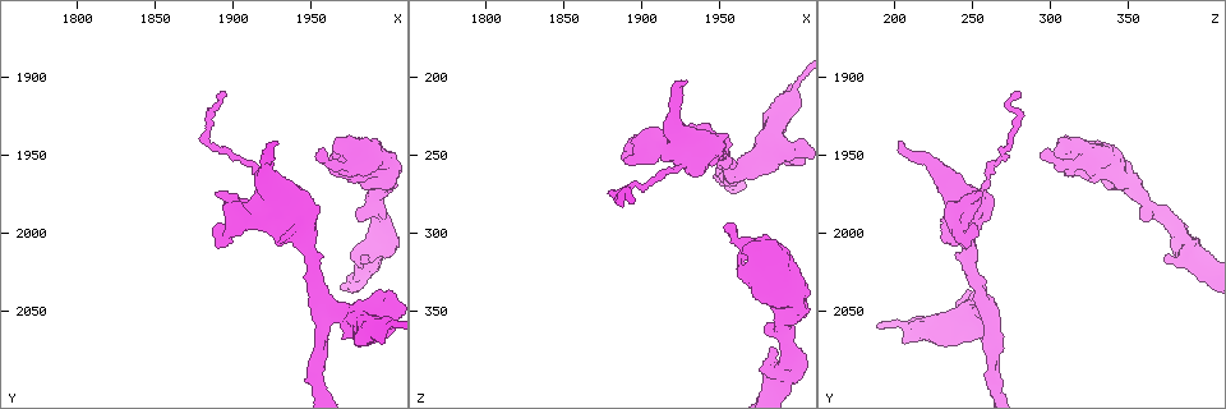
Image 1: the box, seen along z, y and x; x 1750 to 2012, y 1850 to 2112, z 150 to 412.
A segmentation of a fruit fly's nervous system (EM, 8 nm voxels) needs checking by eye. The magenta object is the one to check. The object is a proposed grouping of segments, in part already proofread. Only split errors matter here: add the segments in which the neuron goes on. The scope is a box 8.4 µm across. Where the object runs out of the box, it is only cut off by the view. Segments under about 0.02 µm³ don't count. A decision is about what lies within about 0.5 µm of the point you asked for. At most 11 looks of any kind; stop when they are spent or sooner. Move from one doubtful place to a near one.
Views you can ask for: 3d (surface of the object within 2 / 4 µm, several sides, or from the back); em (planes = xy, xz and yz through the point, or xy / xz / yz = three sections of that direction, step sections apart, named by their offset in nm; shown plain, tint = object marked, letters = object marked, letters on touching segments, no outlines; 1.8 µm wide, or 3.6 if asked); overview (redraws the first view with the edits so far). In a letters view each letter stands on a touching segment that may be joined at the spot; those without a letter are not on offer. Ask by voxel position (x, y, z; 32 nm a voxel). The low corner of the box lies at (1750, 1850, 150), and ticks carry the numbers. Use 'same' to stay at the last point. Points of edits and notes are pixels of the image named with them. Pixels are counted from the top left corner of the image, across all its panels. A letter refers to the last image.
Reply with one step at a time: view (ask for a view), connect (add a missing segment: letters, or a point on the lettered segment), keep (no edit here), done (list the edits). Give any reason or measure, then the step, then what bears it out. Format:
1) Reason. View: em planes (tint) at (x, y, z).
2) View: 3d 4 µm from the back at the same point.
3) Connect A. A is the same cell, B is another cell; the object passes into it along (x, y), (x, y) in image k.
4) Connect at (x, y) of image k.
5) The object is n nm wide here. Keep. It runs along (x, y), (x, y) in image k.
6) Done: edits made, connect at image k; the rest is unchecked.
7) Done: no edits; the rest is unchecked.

Thick turns thin. View: 3d 2 µm at (1990, 1970, 352).

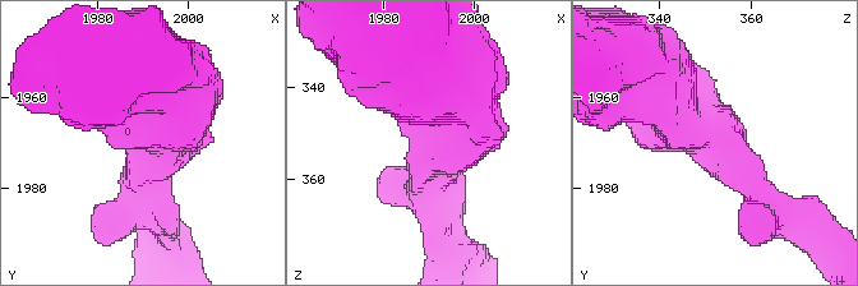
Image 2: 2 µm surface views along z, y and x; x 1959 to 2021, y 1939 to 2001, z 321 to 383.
View: em 3.6 µm xy step 4 (tint) at (1990, 1970, 352).

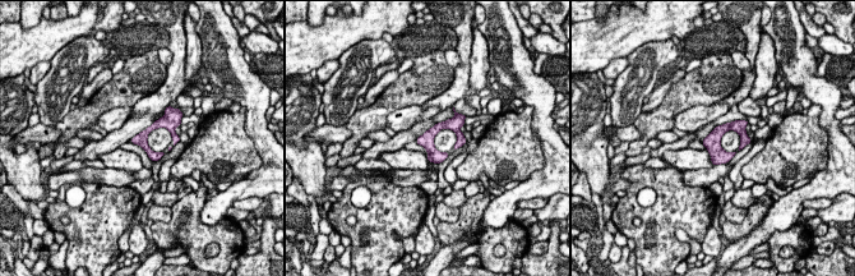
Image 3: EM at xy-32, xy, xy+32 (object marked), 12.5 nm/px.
View: em 3.6 µm xy step 4 (letters) at the same point.

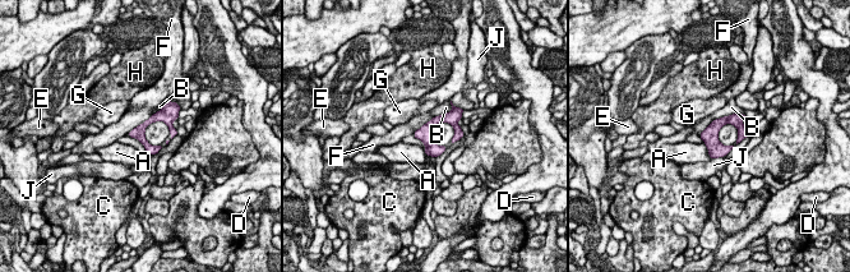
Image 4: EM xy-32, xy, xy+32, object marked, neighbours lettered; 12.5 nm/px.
The longest contact is with B, 650 nm. Keep. A, B, C, D, E, F, G, H and J are other cells; it runs along (740, 116), (712, 130), (712, 155) in image 4; no lettered segment goes on from it.

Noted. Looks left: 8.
Free end. View: 3d 2 µm at (1888, 1974, 252).

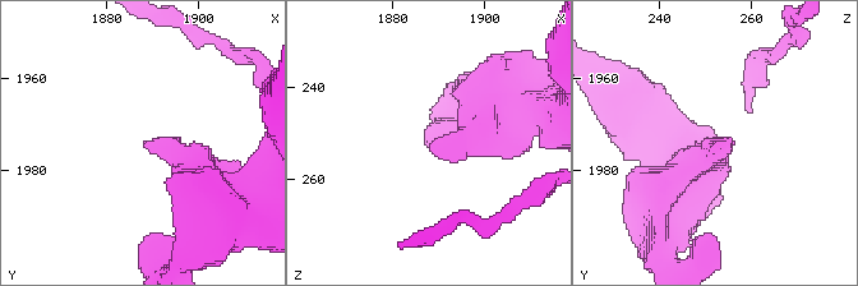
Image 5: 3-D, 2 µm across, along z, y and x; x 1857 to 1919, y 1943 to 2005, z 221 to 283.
Need the tissue. View: em planes (tint) at (1889, 1974, 253).

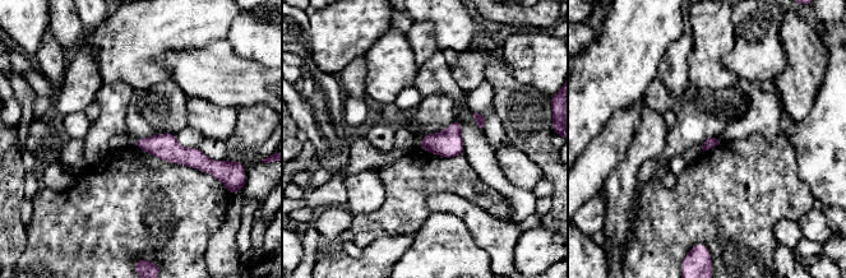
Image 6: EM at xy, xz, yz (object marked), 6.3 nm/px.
What lies round it. View: em planes (letters) at the same point.

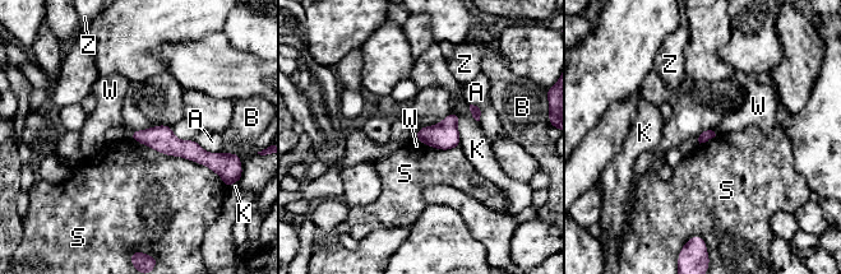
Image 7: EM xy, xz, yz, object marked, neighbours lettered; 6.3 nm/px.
Keep. A, B, K, S, W and Z are other cells; it runs along (134, 135), (160, 138), (207, 161) in image 7; no lettered segment goes on from it.

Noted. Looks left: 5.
View: em planes (letters) at (1928, 2006, 234).

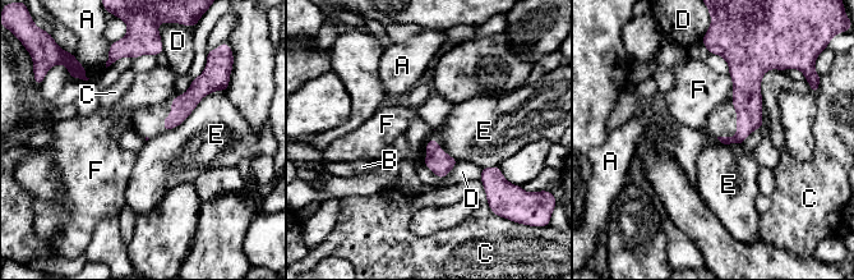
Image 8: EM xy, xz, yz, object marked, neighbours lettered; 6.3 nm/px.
Keep. A, B, C, D, E and F are other cells; it runs along (734, 63), (744, 128), (726, 141) in image 8; no lettered segment goes on from it.

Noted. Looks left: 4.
View: 3d 4 µm at (1992, 2048, 252).

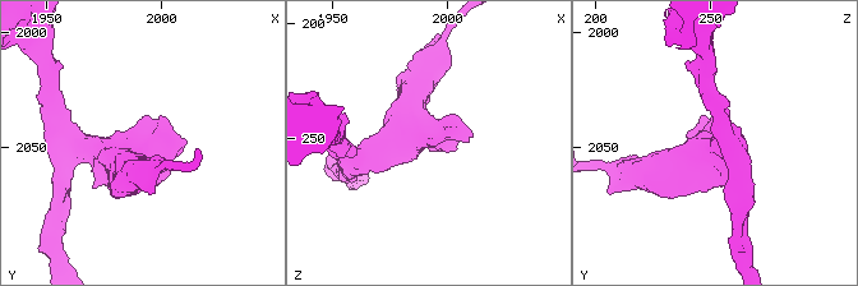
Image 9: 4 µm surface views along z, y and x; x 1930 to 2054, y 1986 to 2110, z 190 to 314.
View: em 3.6 µm xy step 4 (tint) at (1992, 2048, 250).

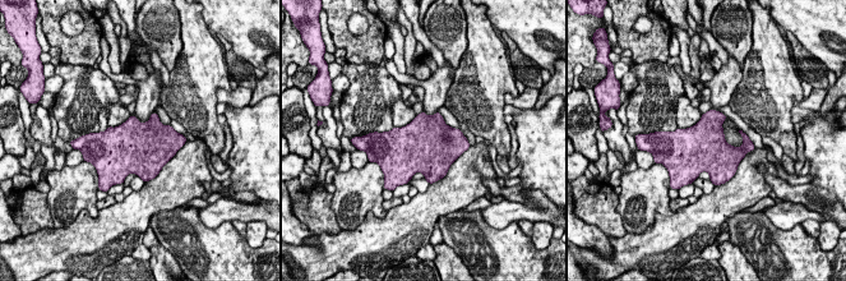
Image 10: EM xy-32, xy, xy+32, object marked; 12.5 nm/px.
View: em 3.6 µm planes (letters) at the same point.

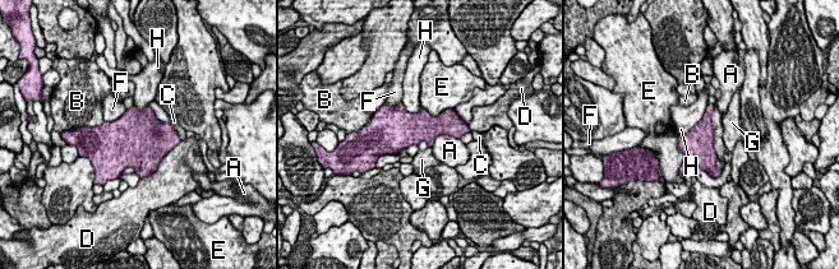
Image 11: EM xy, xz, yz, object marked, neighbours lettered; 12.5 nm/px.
Keep. A, B, C, D, E, F, G and H are other cells; a border runs along (708, 103), (704, 116), (680, 135) in image 11; none of them fits.

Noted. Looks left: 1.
Done: no edits; the rest is unchecked.

